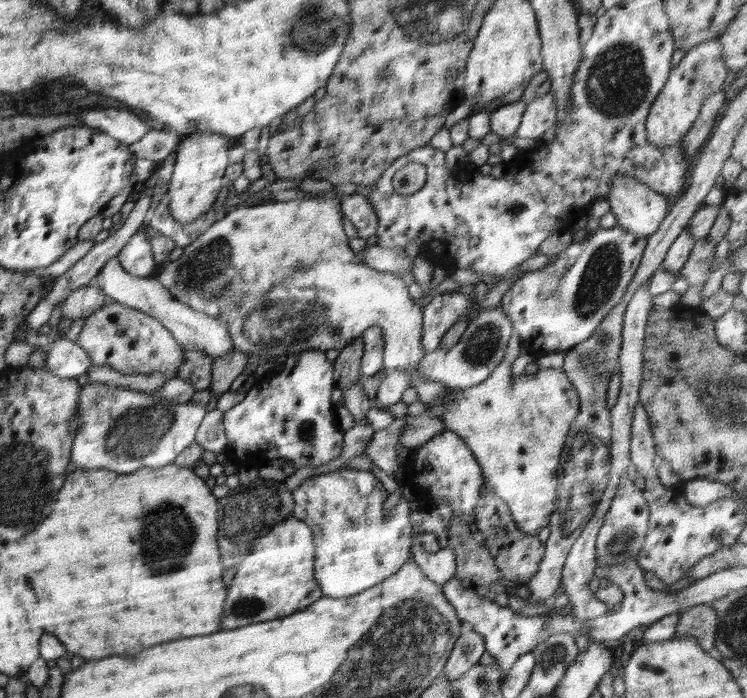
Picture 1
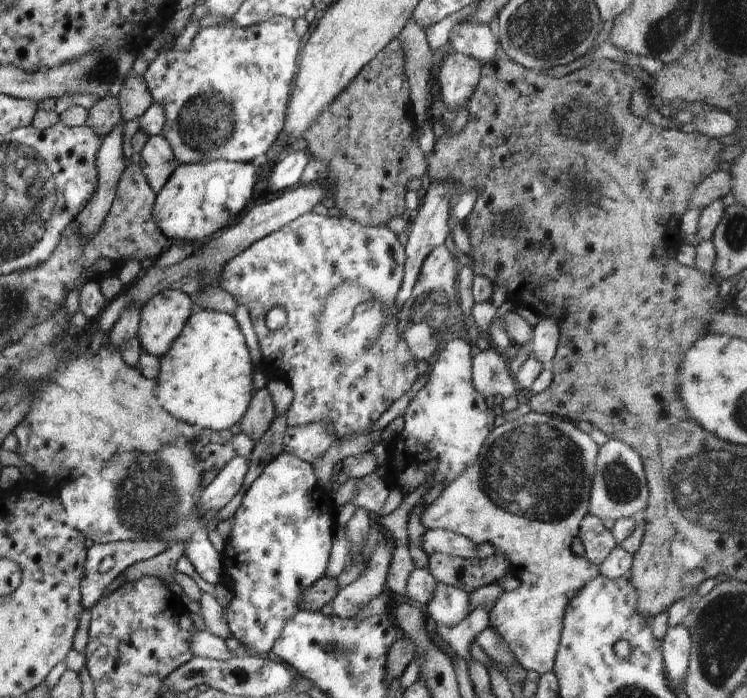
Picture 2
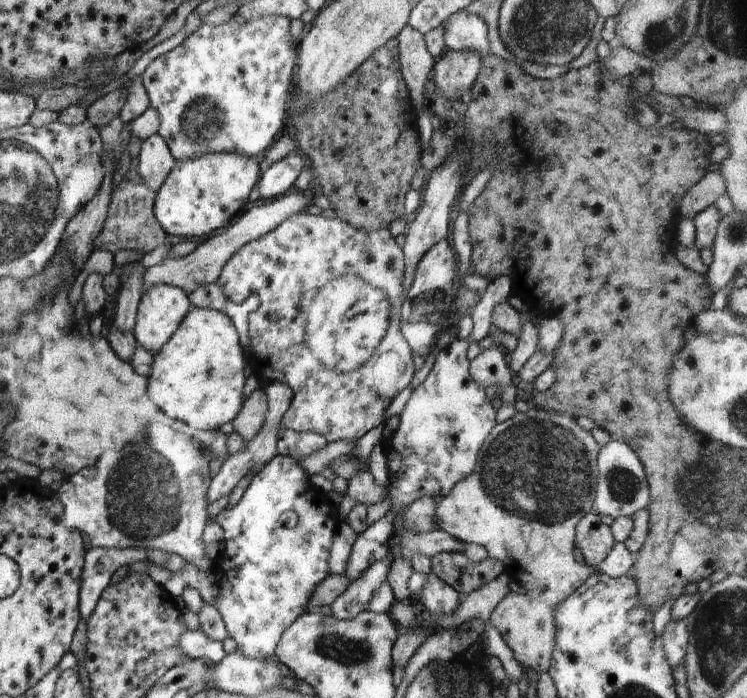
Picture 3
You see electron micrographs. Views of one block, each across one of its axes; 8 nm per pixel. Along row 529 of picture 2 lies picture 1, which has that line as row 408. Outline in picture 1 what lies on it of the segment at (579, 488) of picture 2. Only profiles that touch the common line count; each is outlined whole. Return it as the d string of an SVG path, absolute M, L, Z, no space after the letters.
M340 259L322 261L316 268L306 268L300 272L294 270L286 278L282 279L284 284L278 284L266 298L256 294L252 296L244 294L244 298L238 298L240 288L236 288L236 284L232 286L226 284L226 288L218 292L215 304L220 304L220 315L222 309L226 311L226 316L222 320L234 341L234 350L247 352L248 356L273 358L282 354L308 352L312 348L326 352L332 348L342 349L348 346L352 340L372 326L380 327L385 342L384 368L387 371L410 372L410 388L418 390L418 398L426 408L432 408L432 404L442 400L444 411L441 421L444 422L445 430L454 432L464 440L480 464L486 484L496 496L505 501L516 526L529 535L538 535L542 528L549 526L560 480L561 453L571 424L579 412L578 391L566 377L563 367L539 369L535 374L513 378L510 368L520 354L521 340L516 332L512 332L502 362L486 380L472 387L459 389L426 377L416 377L418 360L422 360L425 354L422 347L423 312L420 303L410 297L408 280L401 280L400 276L394 273L377 271L356 260L342 262Z

